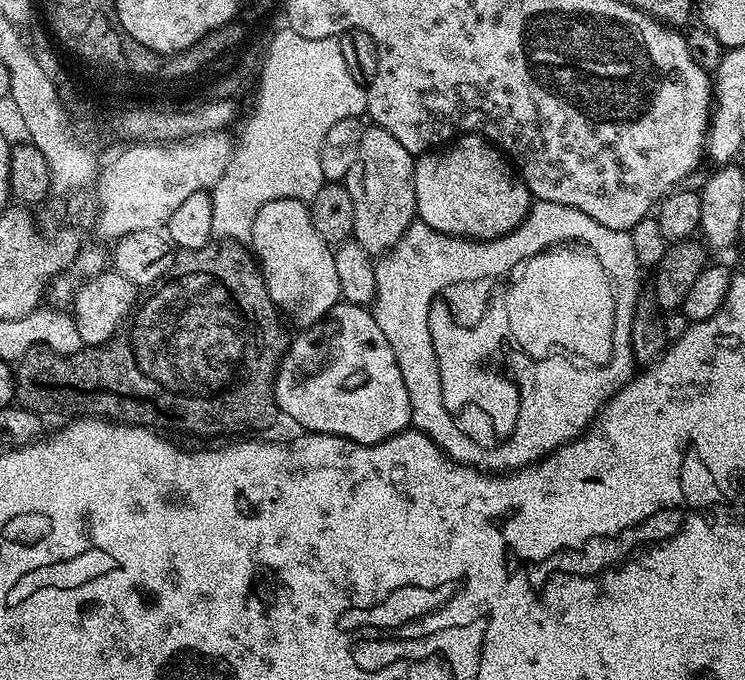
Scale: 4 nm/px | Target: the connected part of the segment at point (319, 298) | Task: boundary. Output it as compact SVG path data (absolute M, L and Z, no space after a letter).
M295 198L275 200L274 202L266 202L266 206L257 208L250 248L264 274L270 298L289 321L291 321L290 319L297 320L300 326L315 324L335 304L341 303L338 273L334 267L333 245L327 244L322 238L322 234L318 234L318 230L314 230L312 213L305 201L303 204L302 201L295 200Z

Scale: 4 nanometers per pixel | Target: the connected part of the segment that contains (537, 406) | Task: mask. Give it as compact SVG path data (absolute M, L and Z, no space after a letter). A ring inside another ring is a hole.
M536 200L529 208L524 221L510 234L499 236L496 240L470 240L462 236L447 236L430 226L413 222L402 234L401 240L376 260L376 298L370 308L382 334L386 334L386 342L390 342L390 346L394 350L394 358L402 370L406 394L410 398L411 427L417 432L427 434L441 448L445 456L458 461L459 464L475 466L489 474L503 474L509 470L519 470L528 464L543 460L555 448L561 448L571 440L577 440L587 432L588 425L599 416L601 408L607 404L608 399L634 375L634 361L630 346L630 322L636 309L636 301L642 292L640 273L642 273L642 267L638 258L635 257L634 243L631 242L630 232L610 230L610 226L602 226L602 222L594 222L594 218L590 218L590 214L582 214L582 210L574 210L574 206L562 206L558 202ZM558 244L578 244L588 248L596 255L598 262L602 262L602 270L606 270L606 274L610 278L610 286L616 303L612 356L605 364L599 366L581 366L568 358L560 358L564 360L537 359L533 363L536 365L533 366L528 381L519 385L520 409L514 430L508 435L507 440L497 443L495 446L485 447L488 449L483 452L480 449L483 447L468 437L468 434L456 425L455 416L448 411L444 404L440 389L438 362L434 358L434 342L430 338L428 311L432 301L447 290L451 281L473 277L477 282L492 282L496 280L492 272L498 278L504 278L508 271L511 273L513 270L519 269L520 265L534 254L547 252L549 248L554 248Z

